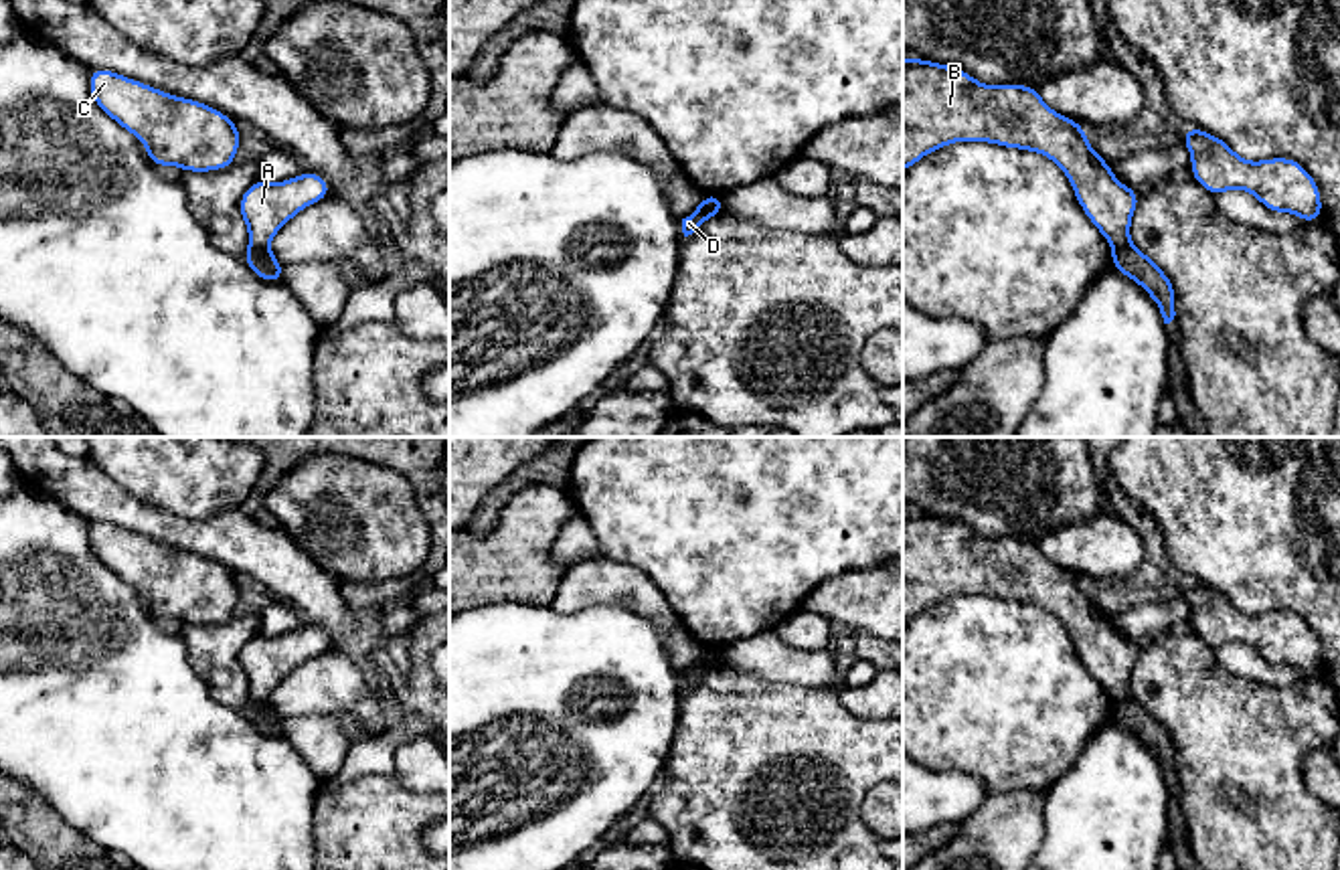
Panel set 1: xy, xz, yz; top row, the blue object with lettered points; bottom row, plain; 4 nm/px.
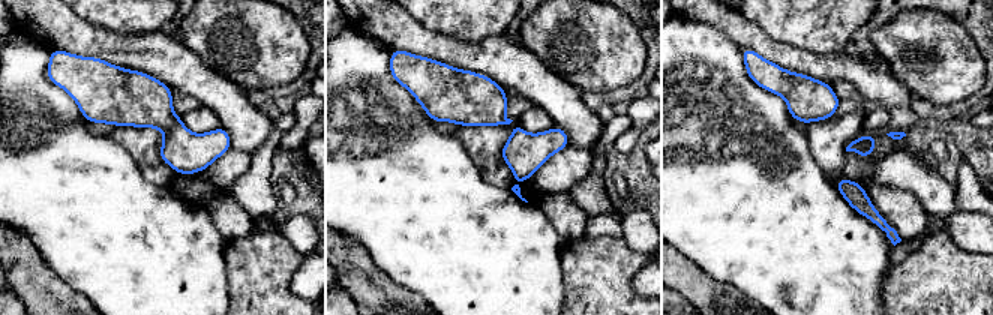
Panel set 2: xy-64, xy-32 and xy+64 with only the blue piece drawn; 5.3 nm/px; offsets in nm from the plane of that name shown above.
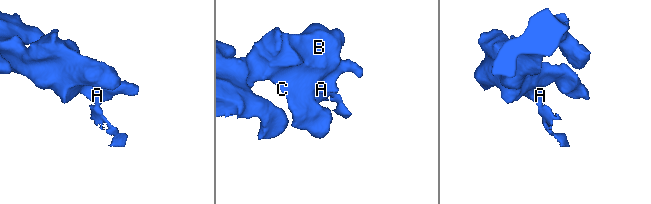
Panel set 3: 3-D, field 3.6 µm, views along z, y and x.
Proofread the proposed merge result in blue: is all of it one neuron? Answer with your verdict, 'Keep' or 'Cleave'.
Cleave

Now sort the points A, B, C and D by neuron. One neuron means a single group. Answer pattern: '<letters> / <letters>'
A B C / D

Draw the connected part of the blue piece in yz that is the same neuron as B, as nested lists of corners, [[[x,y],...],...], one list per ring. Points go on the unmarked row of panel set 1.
[[[905,510],[903,623],[955,595],[1046,609],[1067,627],[1083,666],[1111,702],[1132,696],[1140,645],[1115,633],[1111,617],[1087,595],[1085,579],[1051,562],[1036,540],[984,538],[957,520]]]

